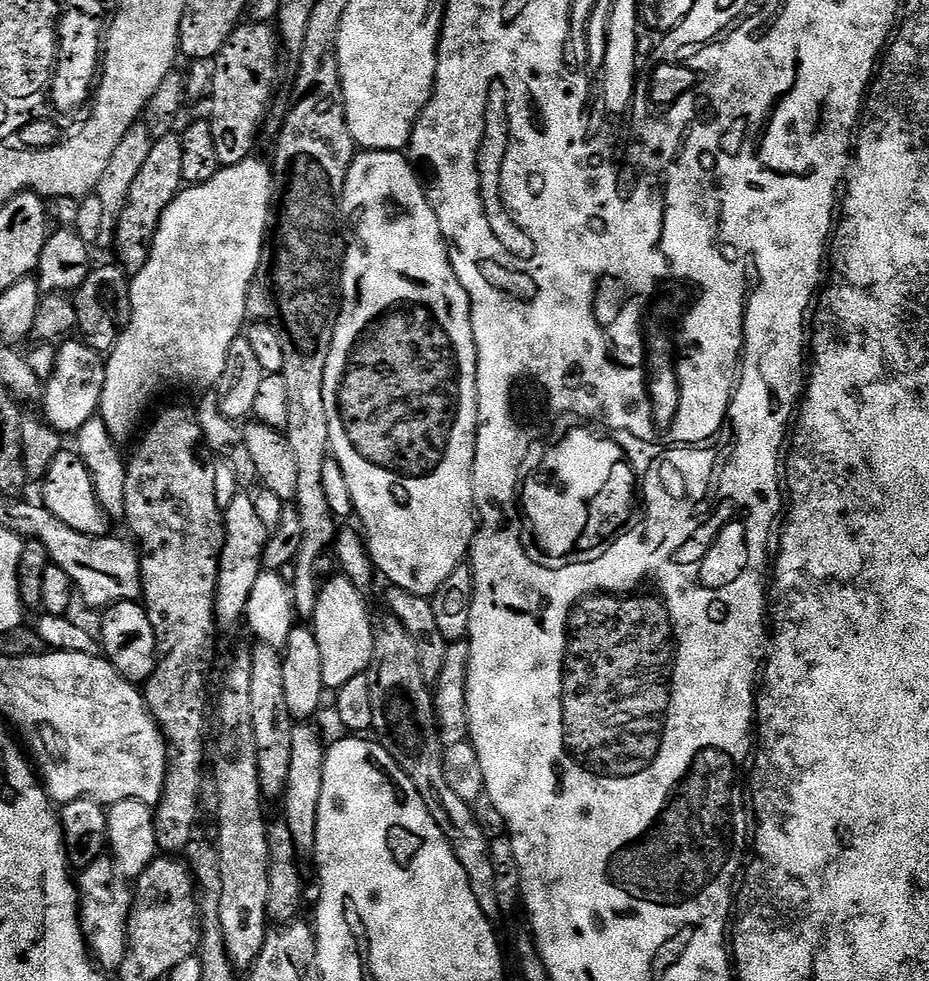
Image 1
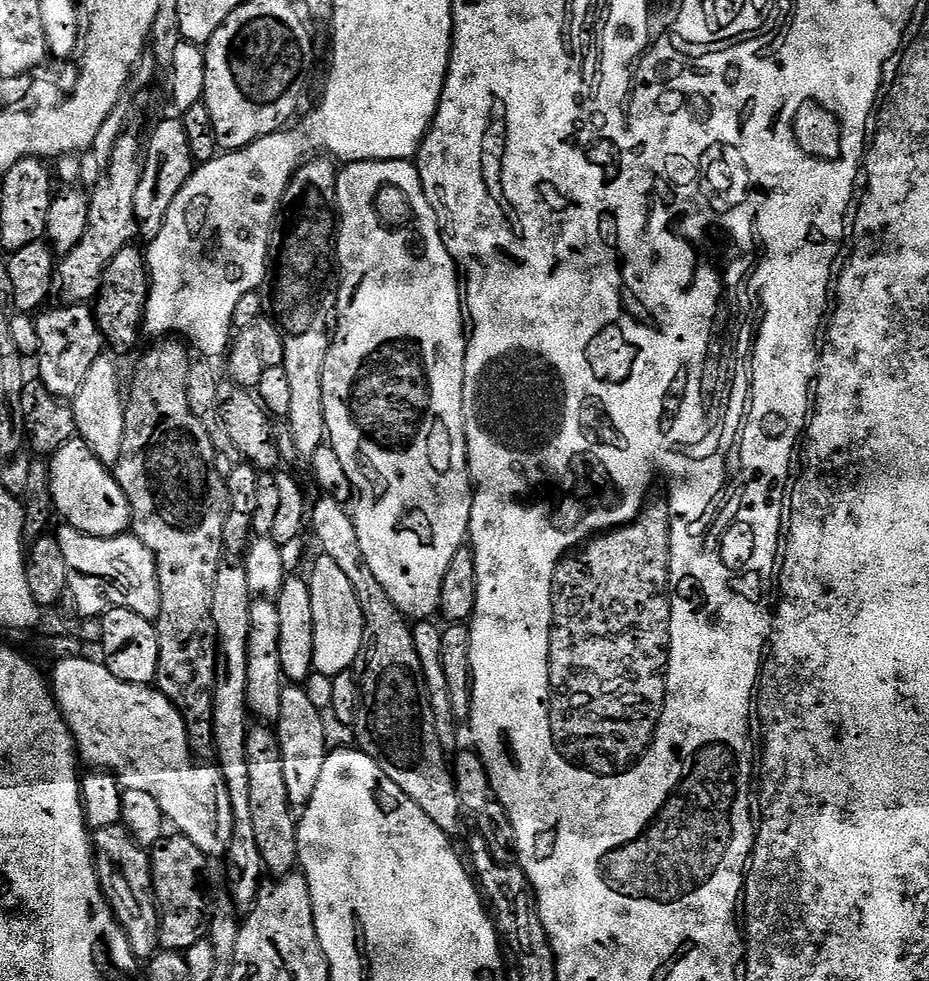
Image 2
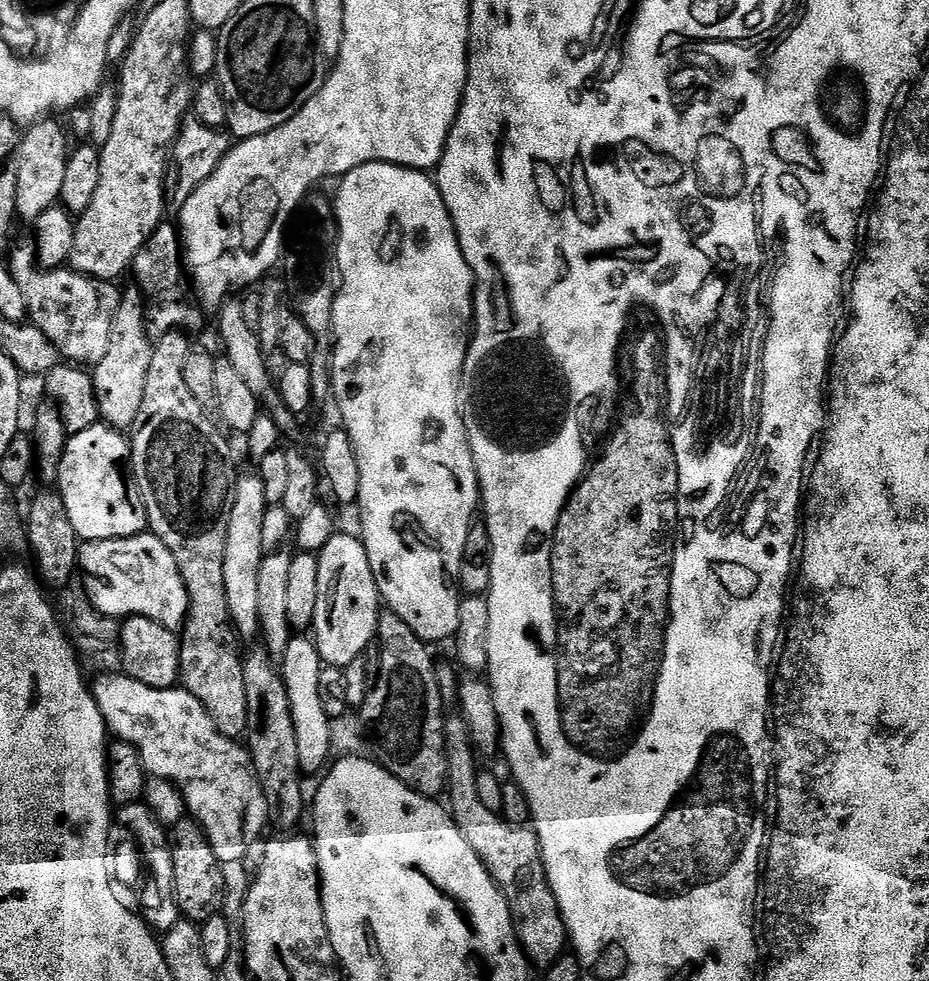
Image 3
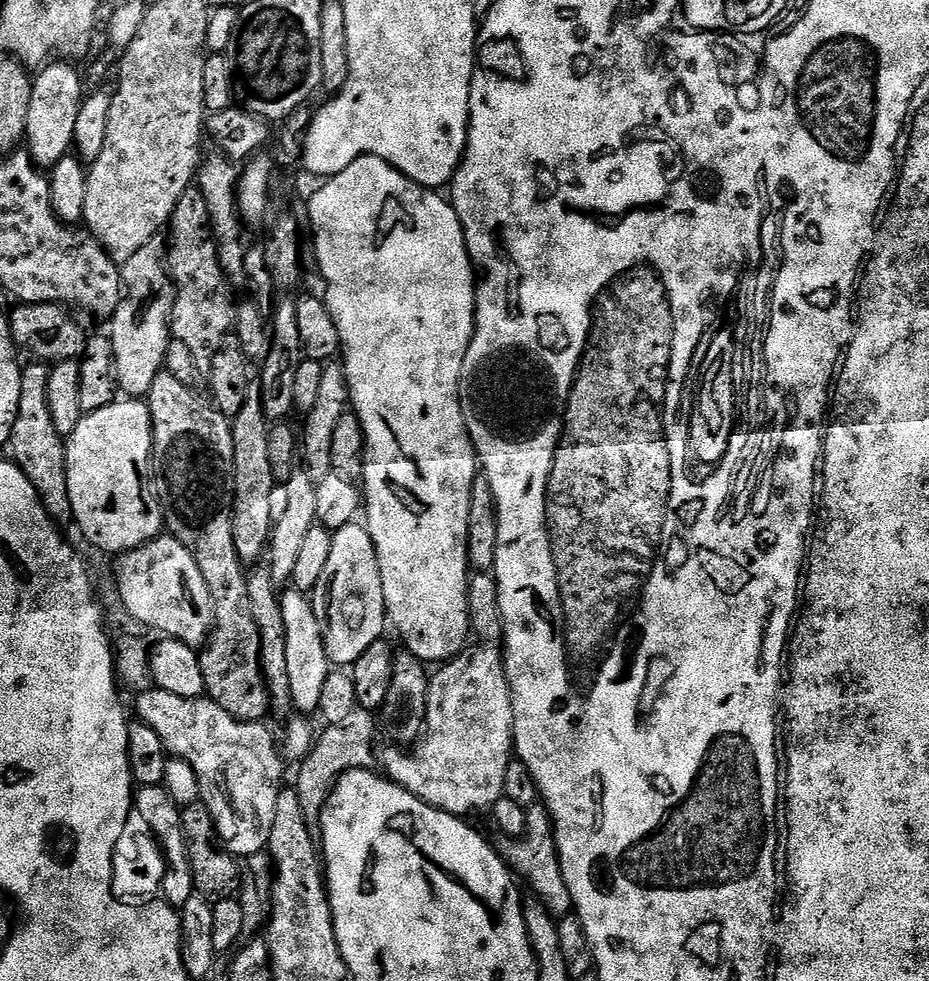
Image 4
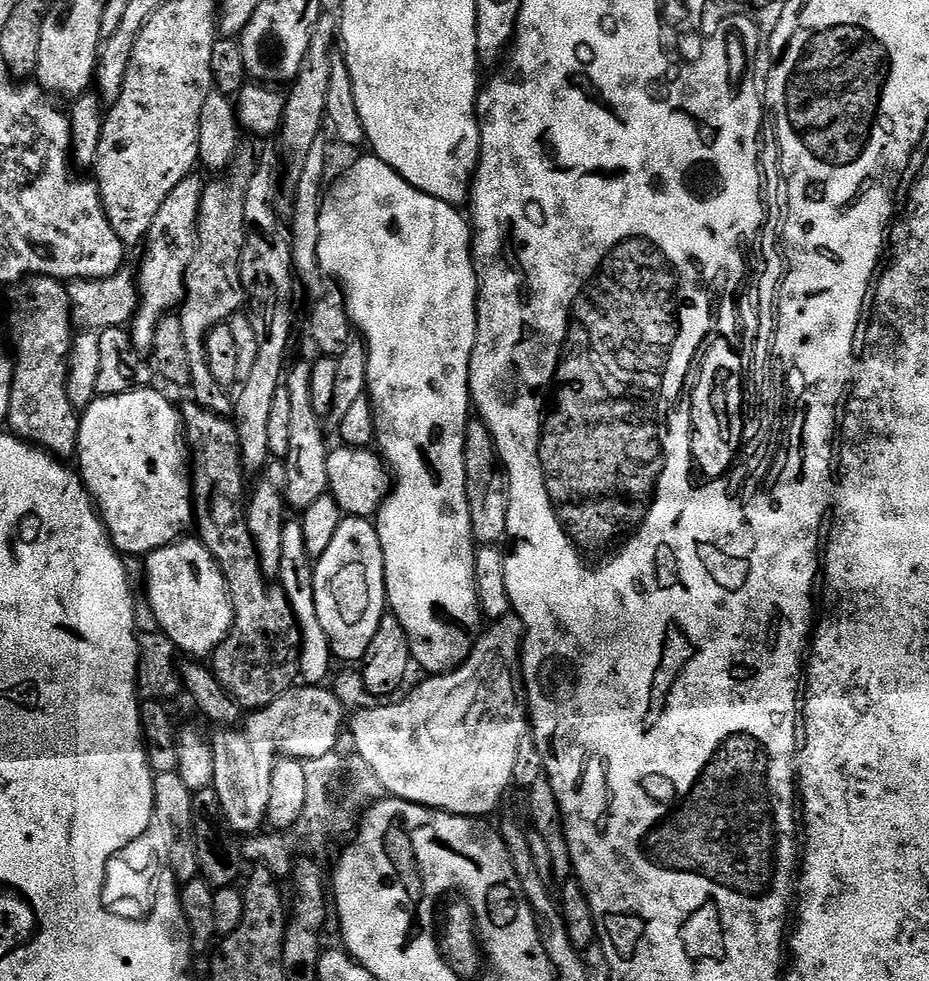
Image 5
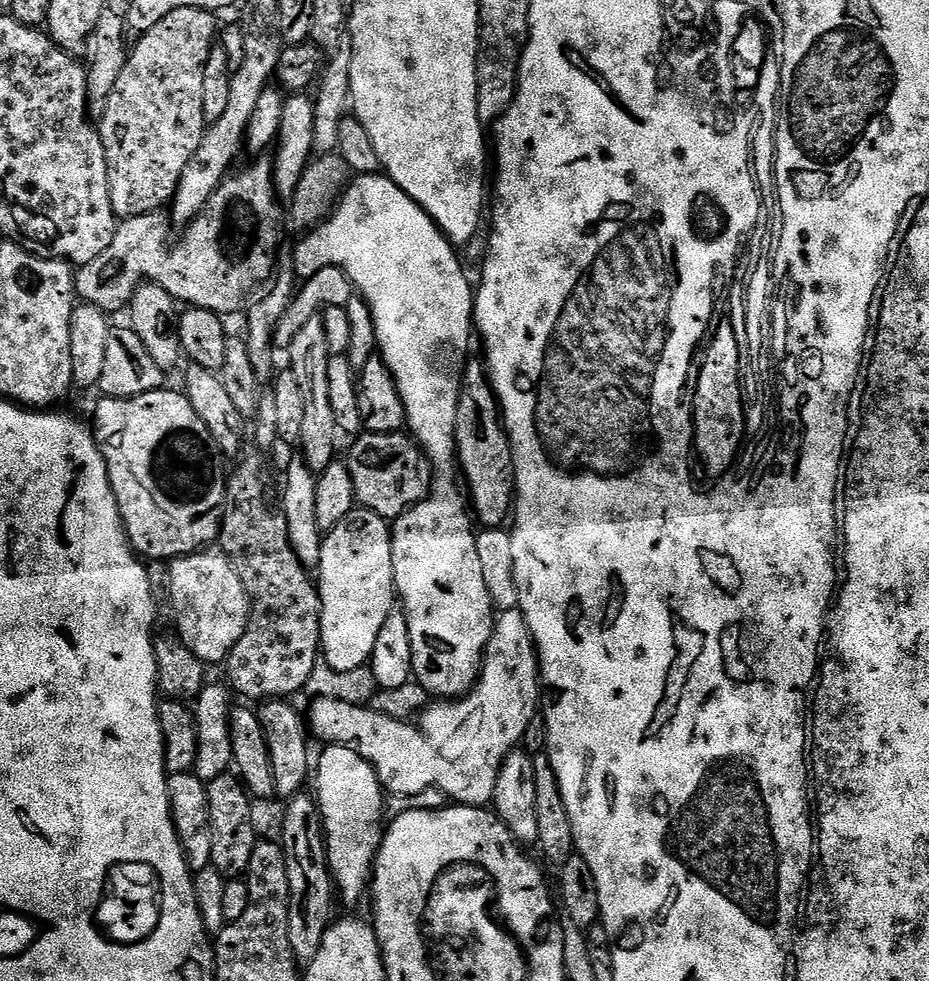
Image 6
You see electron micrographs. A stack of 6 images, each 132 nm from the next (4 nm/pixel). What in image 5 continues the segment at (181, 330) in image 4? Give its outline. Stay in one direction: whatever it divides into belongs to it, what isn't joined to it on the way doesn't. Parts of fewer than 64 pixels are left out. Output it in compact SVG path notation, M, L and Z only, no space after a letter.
M241 146L236 151L227 178L216 178L207 185L198 210L198 246L184 279L184 303L178 309L182 322L182 334L186 341L186 354L190 358L191 399L198 406L215 416L231 417L234 400L229 389L223 388L214 374L210 374L210 362L206 362L208 335L220 324L227 324L245 307L246 297L242 286L240 259L246 239L244 226L244 195L258 163L257 149Z

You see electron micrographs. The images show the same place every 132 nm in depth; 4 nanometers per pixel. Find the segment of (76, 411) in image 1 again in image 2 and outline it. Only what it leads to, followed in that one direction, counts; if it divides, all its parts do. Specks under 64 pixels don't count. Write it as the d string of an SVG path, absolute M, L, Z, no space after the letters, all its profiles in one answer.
M64 304L59 307L49 307L35 317L40 338L38 376L55 396L74 398L82 390L90 368L105 351L106 337L100 330L97 313L88 304Z

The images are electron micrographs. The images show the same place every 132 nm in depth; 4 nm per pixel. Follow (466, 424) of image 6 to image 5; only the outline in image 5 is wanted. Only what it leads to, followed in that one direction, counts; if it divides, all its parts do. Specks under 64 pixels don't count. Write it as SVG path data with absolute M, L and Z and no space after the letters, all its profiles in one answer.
M479 418L468 421L468 433L464 436L464 457L466 458L466 502L470 506L470 526L472 539L480 546L496 546L508 534L508 478L496 453L496 443L488 432L488 427Z

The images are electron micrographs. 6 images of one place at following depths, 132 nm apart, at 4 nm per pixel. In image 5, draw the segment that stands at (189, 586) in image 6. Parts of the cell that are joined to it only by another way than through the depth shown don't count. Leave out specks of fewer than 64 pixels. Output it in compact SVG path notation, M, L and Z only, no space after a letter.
M181 538L174 544L167 544L158 550L149 552L144 564L144 584L148 587L148 604L152 607L155 627L175 642L177 649L188 658L208 658L216 651L222 641L228 637L232 628L232 603L228 593L228 583L222 570L216 565L216 559L206 550L199 538Z

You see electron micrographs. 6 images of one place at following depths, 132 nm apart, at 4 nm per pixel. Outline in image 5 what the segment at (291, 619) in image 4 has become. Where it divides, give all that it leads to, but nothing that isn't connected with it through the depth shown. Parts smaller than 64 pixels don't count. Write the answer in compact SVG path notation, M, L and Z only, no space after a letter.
M289 519L282 530L282 566L278 586L286 594L292 614L296 618L296 625L300 627L299 679L308 686L323 685L329 679L333 671L332 664L334 665L332 647L326 638L326 630L322 630L322 622L318 622L318 606L314 606L315 573L313 557L309 556L306 550L302 523L299 519Z

